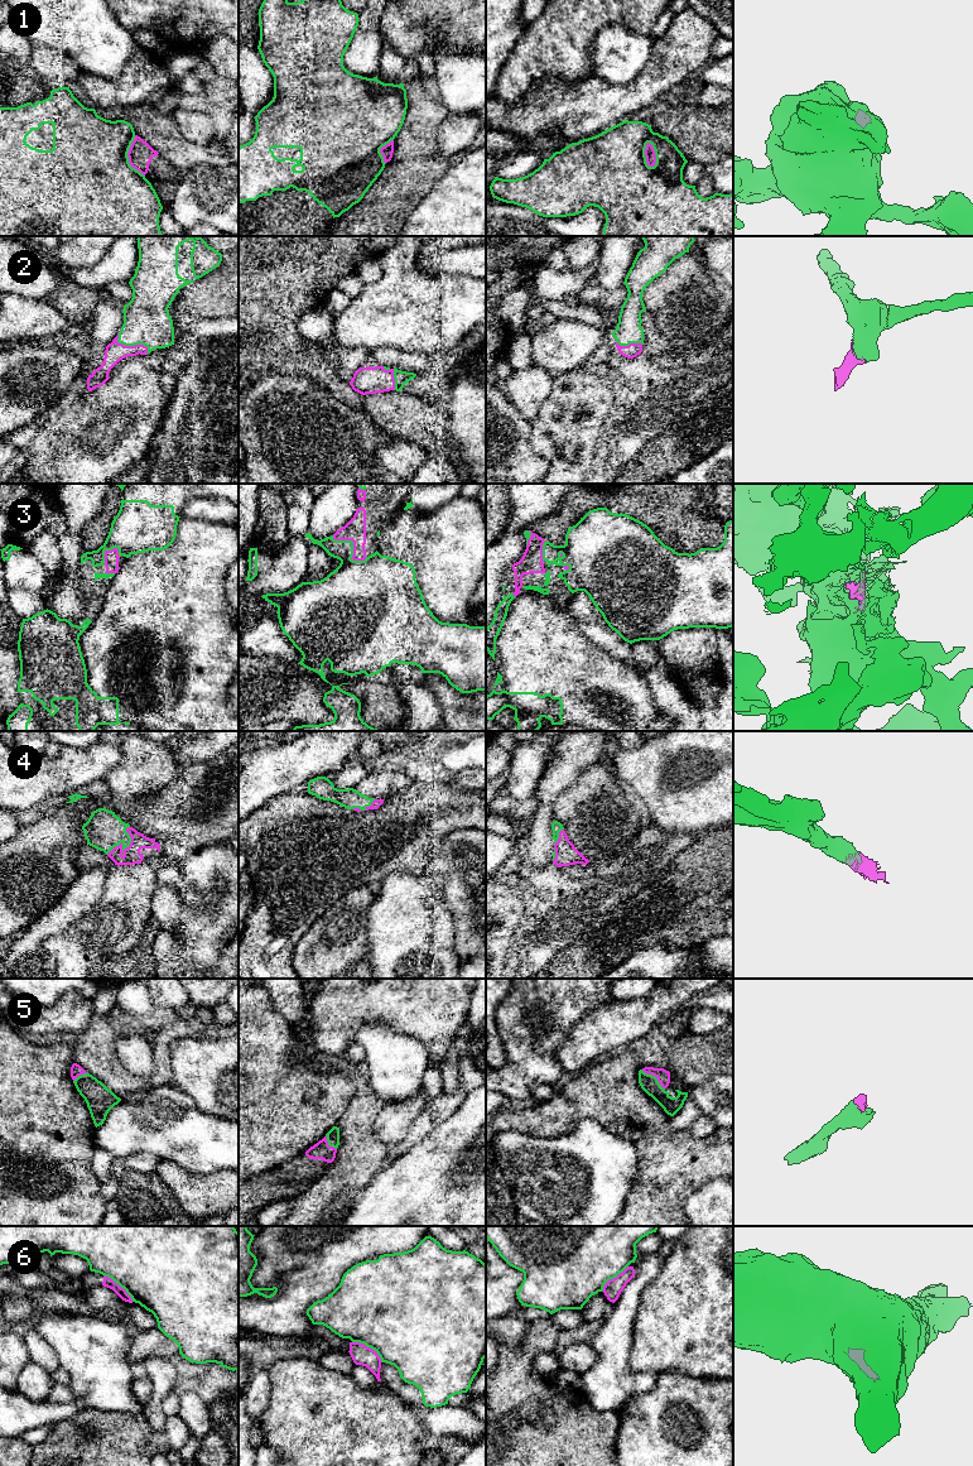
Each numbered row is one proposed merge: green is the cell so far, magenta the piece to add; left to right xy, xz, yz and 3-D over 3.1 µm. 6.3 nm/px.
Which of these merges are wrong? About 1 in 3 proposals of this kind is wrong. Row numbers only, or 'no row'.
1, 3, 6

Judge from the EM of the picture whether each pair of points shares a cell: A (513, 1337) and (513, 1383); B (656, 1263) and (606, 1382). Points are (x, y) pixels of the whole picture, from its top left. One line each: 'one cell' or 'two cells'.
A: two cells
B: one cell

